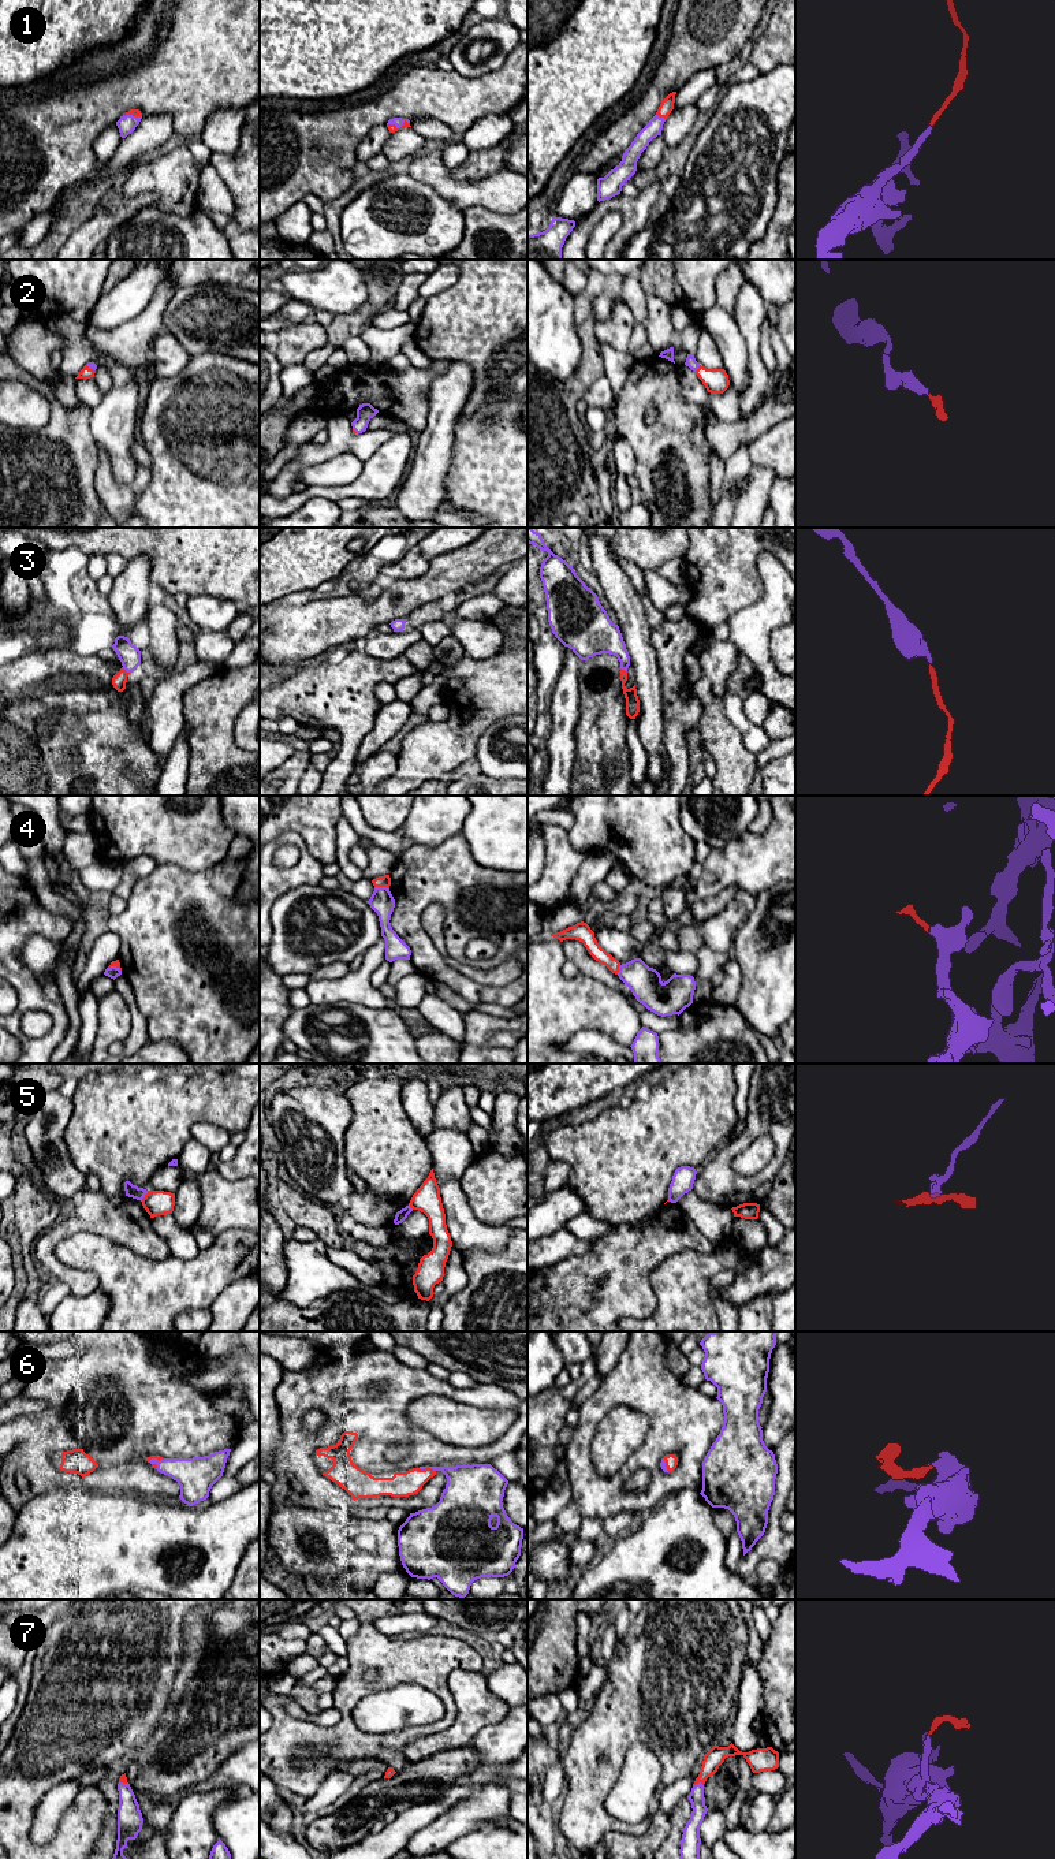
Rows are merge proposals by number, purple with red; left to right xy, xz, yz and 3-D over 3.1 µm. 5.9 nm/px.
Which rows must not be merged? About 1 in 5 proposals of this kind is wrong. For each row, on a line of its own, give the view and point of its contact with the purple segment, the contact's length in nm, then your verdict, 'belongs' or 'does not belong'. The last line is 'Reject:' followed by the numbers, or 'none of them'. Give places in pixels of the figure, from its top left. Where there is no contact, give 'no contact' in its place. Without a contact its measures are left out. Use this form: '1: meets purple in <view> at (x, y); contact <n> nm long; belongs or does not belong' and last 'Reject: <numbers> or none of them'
1: meets purple in yz at (659, 116); contact 70 nm long; belongs
2: meets purple in yz at (697, 368); contact 50 nm long; belongs
3: meets purple in xy at (126, 670); contact 70 nm long; belongs
4: meets purple in xz at (381, 887); contact 90 nm long; does not belong
5: meets purple in xy at (144, 1196); contact 80 nm long; belongs
6: meets purple in xy at (156, 1459); contact 110 nm long; belongs
7: meets purple in yz at (699, 1783); contact 70 nm long; belongs
Reject: 4

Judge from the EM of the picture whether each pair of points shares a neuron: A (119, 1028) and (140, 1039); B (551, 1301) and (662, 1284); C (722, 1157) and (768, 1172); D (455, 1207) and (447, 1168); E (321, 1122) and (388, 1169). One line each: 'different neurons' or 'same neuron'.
A: different neurons
B: different neurons
C: same neuron
D: different neurons
E: different neurons

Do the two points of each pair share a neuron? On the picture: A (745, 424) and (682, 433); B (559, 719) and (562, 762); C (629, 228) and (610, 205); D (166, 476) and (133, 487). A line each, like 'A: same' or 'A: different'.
A: different
B: same
C: same
D: different

